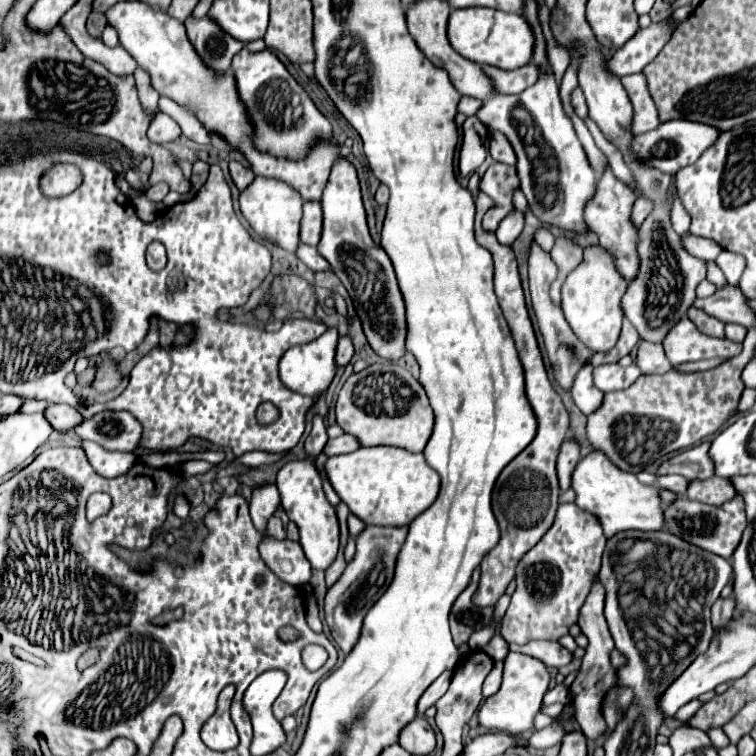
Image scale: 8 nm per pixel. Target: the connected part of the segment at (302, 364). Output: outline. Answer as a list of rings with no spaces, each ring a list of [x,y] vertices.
[[[328,326],[328,330],[312,340],[310,344],[304,346],[294,346],[290,348],[284,358],[280,360],[280,378],[282,382],[298,392],[298,394],[308,394],[308,396],[320,396],[332,382],[334,372],[336,372],[336,362],[334,362],[334,350],[336,350],[336,342],[338,342],[338,328],[336,326]]]

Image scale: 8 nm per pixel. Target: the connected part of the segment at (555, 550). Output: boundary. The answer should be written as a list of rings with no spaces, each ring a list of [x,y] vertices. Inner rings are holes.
[[[560,504],[552,528],[516,566],[516,594],[512,594],[500,634],[510,644],[560,640],[568,634],[568,628],[578,620],[578,610],[588,596],[592,578],[600,570],[604,546],[606,536],[596,516],[576,504]]]

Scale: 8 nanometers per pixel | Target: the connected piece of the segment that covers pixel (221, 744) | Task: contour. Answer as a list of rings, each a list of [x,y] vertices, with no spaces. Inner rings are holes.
[[[228,684],[218,698],[218,708],[216,714],[204,724],[202,728],[202,740],[208,748],[218,750],[218,752],[226,752],[238,746],[238,732],[234,722],[230,720],[230,702],[234,698],[236,686]]]

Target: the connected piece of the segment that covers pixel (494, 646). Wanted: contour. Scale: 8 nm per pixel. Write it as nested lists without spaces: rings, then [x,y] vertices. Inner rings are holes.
[[[496,634],[496,636],[484,646],[484,650],[486,650],[486,654],[490,654],[490,658],[504,662],[504,658],[506,658],[508,652],[510,652],[510,646],[508,646],[508,642],[506,642],[500,634]]]

